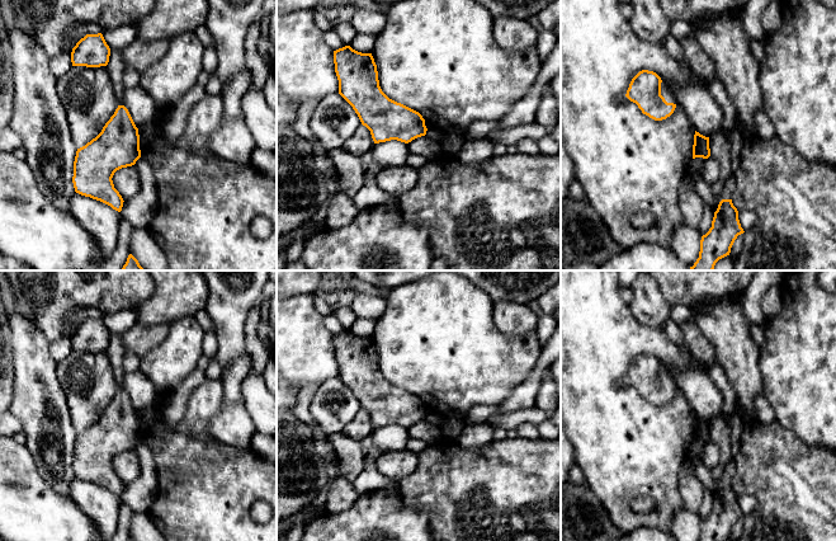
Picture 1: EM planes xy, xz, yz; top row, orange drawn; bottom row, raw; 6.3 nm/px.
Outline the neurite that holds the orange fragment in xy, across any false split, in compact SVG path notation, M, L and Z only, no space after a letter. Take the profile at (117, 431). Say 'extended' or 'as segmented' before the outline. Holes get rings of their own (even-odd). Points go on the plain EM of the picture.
as segmented; M118 390L101 417L77 433L72 461L75 476L121 497L124 485L112 462L117 455L134 450L140 442L138 413L128 394Z

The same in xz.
as segmented; M345 330L334 335L334 348L339 364L339 378L353 391L362 409L370 415L374 428L391 424L408 428L426 419L425 404L419 396L389 384L382 376L372 338L362 338Z

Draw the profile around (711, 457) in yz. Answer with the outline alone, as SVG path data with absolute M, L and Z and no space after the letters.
M709 441L705 443L702 456L703 464L709 469L713 470L721 461L721 450L719 447Z

